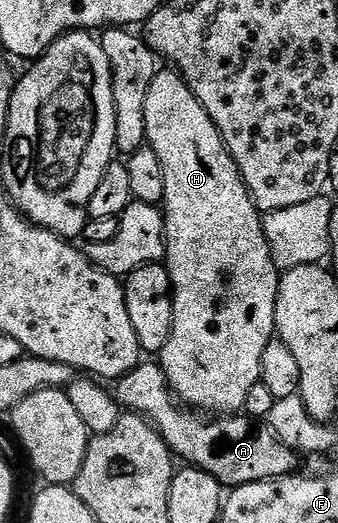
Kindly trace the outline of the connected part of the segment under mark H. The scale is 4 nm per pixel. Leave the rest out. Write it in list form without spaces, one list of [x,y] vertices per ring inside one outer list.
[[[158,69],[153,82],[147,88],[145,123],[147,124],[145,140],[148,149],[155,152],[155,156],[159,158],[159,164],[163,166],[163,192],[165,193],[165,201],[163,203],[163,213],[165,215],[165,256],[163,265],[169,271],[169,279],[173,285],[173,327],[171,328],[171,336],[159,355],[161,373],[165,375],[165,381],[170,391],[186,407],[192,408],[197,412],[214,410],[212,413],[217,416],[233,416],[238,412],[244,411],[247,392],[251,392],[251,388],[255,388],[255,384],[261,380],[263,348],[267,348],[267,344],[274,341],[277,329],[277,325],[275,324],[275,304],[277,303],[279,274],[273,265],[273,257],[265,239],[263,218],[257,207],[253,205],[249,190],[245,186],[245,181],[242,180],[241,174],[233,162],[233,157],[227,152],[227,148],[221,139],[221,134],[215,128],[211,116],[207,116],[203,104],[199,104],[199,100],[191,92],[191,88],[187,83],[181,79],[176,69]]]

